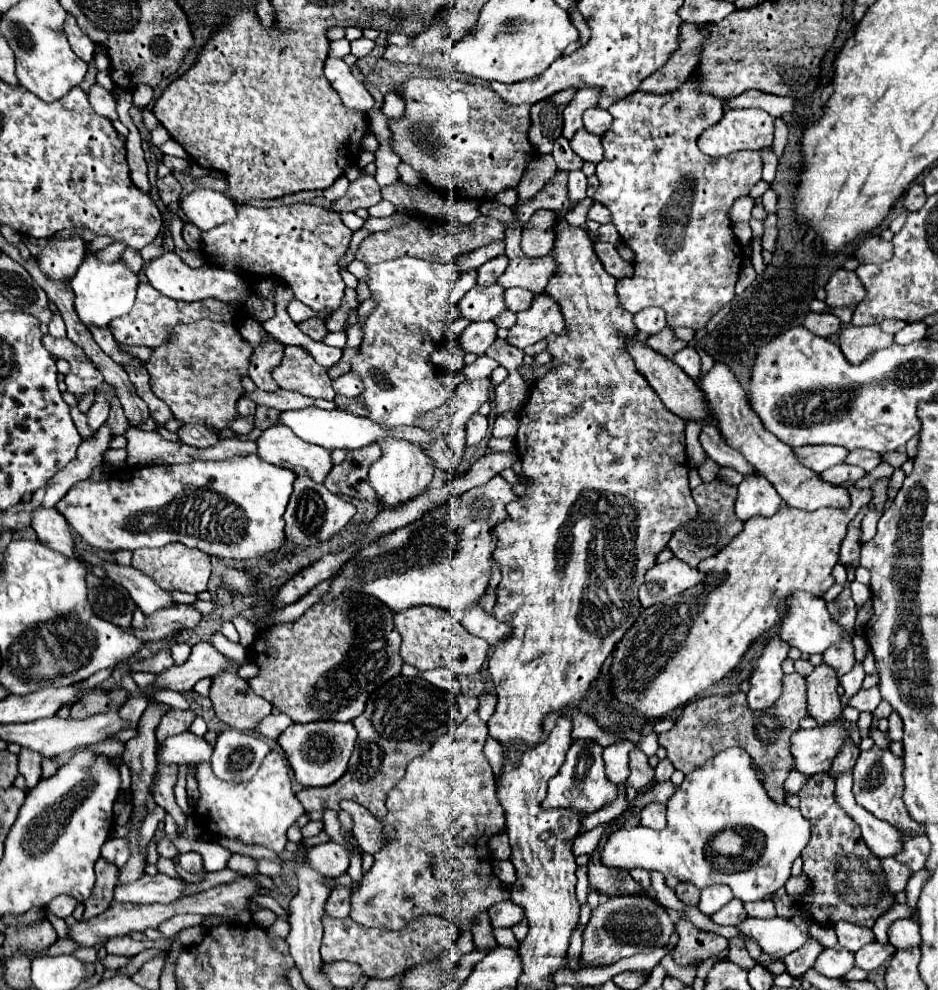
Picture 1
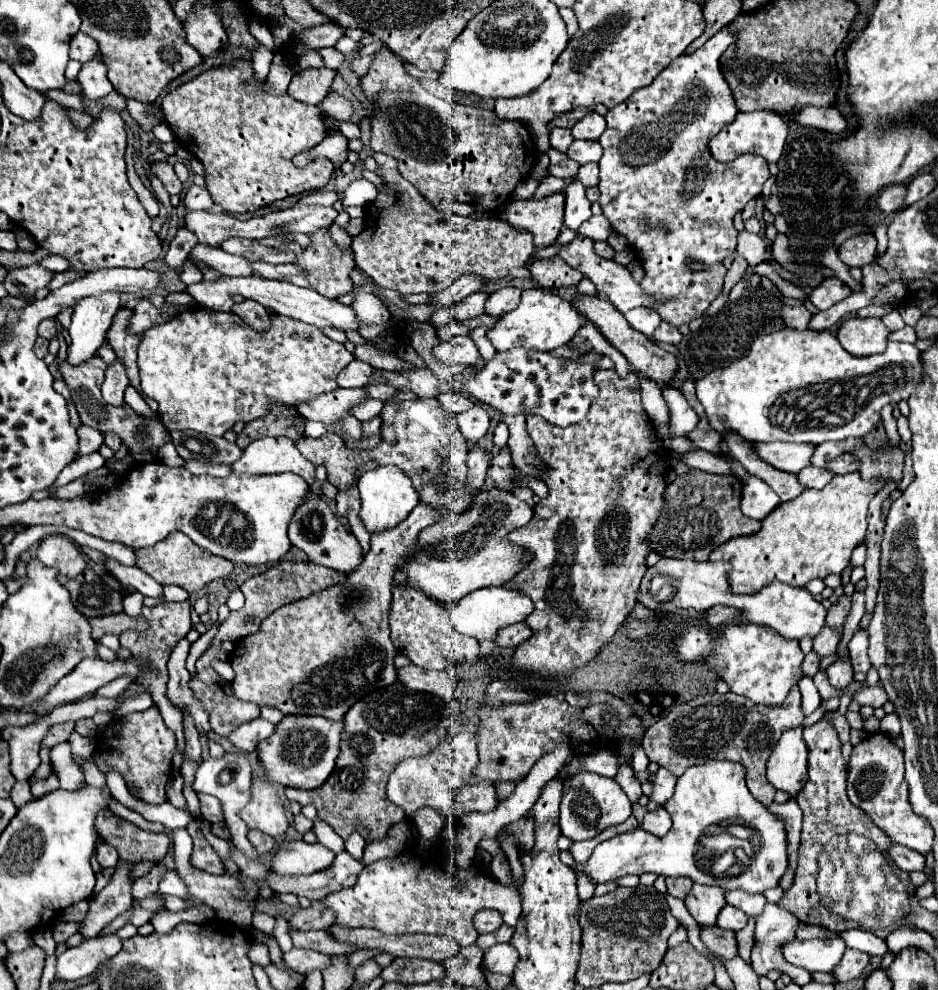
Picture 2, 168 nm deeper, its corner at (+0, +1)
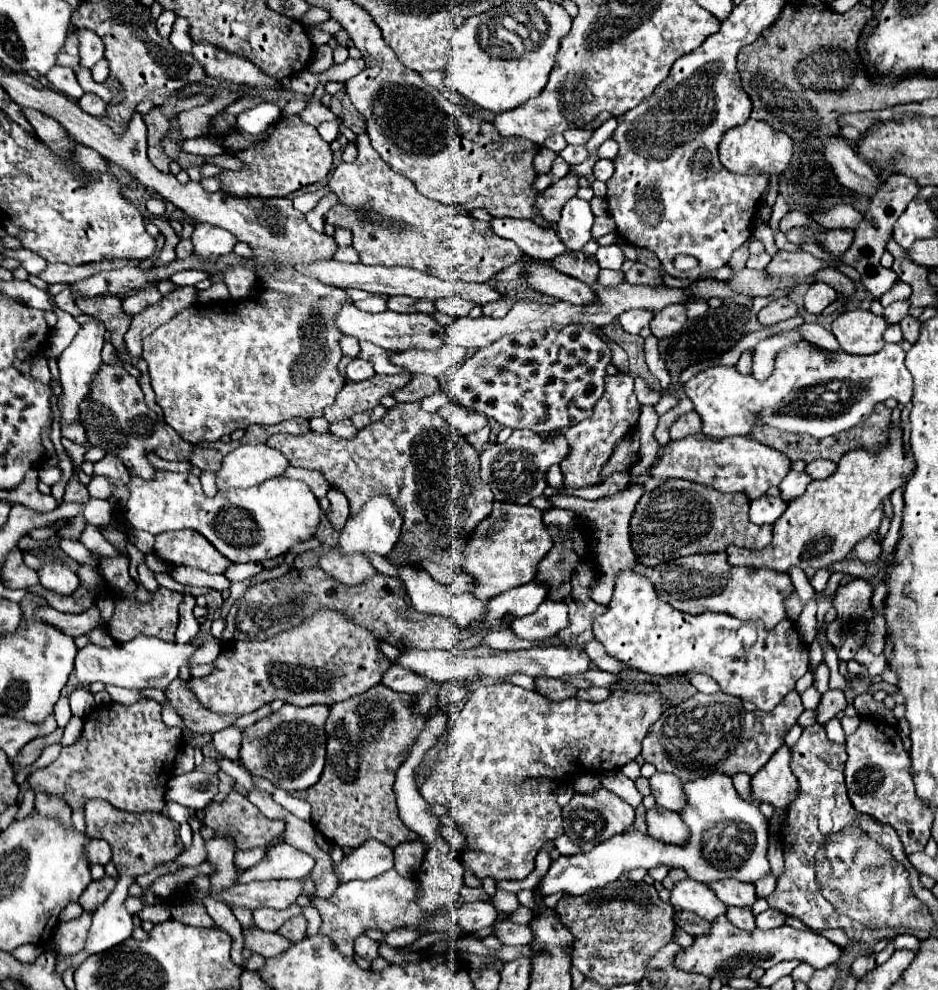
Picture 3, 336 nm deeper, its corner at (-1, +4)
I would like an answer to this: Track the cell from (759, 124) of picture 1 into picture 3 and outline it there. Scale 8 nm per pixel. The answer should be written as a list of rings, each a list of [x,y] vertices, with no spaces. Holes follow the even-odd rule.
[[[751,118],[745,124],[735,126],[733,130],[727,130],[719,144],[721,164],[727,170],[737,174],[755,174],[755,172],[781,174],[791,162],[791,154],[793,154],[793,140],[785,132],[775,130],[767,122],[751,120]]]

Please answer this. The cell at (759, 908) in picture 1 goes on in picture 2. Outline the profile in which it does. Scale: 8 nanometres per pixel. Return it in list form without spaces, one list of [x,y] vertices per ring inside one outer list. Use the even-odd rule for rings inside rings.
[[[740,889],[724,891],[724,897],[726,897],[728,905],[742,909],[746,915],[760,915],[764,905],[766,905],[764,895],[750,895],[750,893],[740,891]]]

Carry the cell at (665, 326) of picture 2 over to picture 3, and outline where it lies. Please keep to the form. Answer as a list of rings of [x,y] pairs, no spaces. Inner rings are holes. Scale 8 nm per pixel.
[[[683,304],[665,306],[665,310],[661,310],[661,314],[655,314],[655,318],[651,322],[651,332],[659,340],[675,336],[683,328],[685,320],[687,320],[687,316],[685,316],[685,306]]]

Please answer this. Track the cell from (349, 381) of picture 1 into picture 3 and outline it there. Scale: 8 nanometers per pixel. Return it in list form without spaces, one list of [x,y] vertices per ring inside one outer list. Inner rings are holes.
[[[353,358],[351,364],[345,368],[345,376],[351,382],[361,382],[361,380],[367,380],[367,378],[375,376],[375,370],[373,370],[371,362],[367,362],[363,358]]]

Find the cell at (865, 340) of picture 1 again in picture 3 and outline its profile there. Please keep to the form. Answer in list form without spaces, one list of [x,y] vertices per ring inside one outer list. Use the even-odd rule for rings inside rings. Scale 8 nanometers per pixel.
[[[847,310],[833,322],[831,332],[847,354],[875,354],[885,346],[885,318],[877,314],[865,316],[865,312],[869,310]]]

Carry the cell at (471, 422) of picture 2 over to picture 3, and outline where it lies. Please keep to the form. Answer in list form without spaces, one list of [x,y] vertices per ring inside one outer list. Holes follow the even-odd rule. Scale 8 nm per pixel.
[[[449,402],[447,406],[439,408],[437,414],[441,414],[463,436],[467,436],[471,432],[477,432],[483,426],[487,426],[487,418],[483,414],[477,414],[475,410],[465,410],[457,402]]]

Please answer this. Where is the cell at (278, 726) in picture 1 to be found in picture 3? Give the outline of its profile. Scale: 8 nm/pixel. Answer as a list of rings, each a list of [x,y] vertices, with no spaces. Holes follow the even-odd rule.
[[[229,726],[221,732],[215,732],[213,734],[213,746],[219,750],[219,754],[223,758],[229,758],[229,760],[237,760],[239,758],[239,750],[241,750],[241,740],[243,740],[243,728],[237,728],[237,726]]]

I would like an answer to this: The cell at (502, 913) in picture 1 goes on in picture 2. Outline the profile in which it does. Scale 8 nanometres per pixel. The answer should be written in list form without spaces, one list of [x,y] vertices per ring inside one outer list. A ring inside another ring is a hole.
[[[482,909],[480,913],[476,913],[476,917],[474,917],[474,927],[476,927],[476,931],[482,935],[482,933],[492,933],[492,931],[496,931],[502,923],[504,923],[504,919],[500,917],[500,913],[496,913],[494,909]]]

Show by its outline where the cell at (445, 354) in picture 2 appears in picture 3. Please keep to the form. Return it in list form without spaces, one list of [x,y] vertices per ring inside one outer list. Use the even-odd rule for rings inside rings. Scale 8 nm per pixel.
[[[443,344],[437,350],[405,350],[391,356],[391,362],[407,368],[409,372],[421,372],[429,376],[441,376],[447,368],[465,362],[467,350],[459,346]]]

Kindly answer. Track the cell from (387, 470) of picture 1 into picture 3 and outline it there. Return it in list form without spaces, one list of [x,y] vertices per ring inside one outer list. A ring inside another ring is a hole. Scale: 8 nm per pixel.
[[[373,494],[373,498],[369,502],[365,502],[365,506],[357,514],[349,516],[349,522],[341,530],[339,552],[341,554],[375,552],[375,554],[387,556],[393,550],[393,546],[397,544],[399,534],[401,534],[401,514],[397,510],[397,504],[387,494]]]

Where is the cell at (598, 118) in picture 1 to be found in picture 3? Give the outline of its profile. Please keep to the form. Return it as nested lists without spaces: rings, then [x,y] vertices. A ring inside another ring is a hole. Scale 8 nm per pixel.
[[[573,128],[573,130],[567,130],[563,136],[567,140],[567,144],[585,144],[591,136],[593,136],[595,130],[587,130],[587,128]]]

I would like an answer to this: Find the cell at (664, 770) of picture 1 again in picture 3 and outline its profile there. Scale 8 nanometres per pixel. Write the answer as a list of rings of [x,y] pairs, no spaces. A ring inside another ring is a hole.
[[[655,772],[651,778],[651,794],[655,796],[655,802],[667,810],[679,812],[683,806],[683,792],[681,792],[681,780],[669,772]]]

